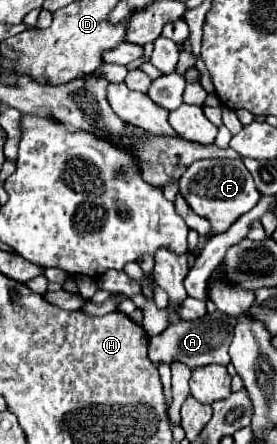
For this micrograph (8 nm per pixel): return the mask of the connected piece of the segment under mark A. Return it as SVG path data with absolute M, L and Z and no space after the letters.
M221 311L209 313L197 321L179 321L177 325L167 327L161 335L149 339L149 359L157 365L161 361L171 363L171 361L181 361L187 367L195 369L199 365L227 365L231 359L227 355L227 349L231 345L231 335L233 335L233 319L223 315Z

